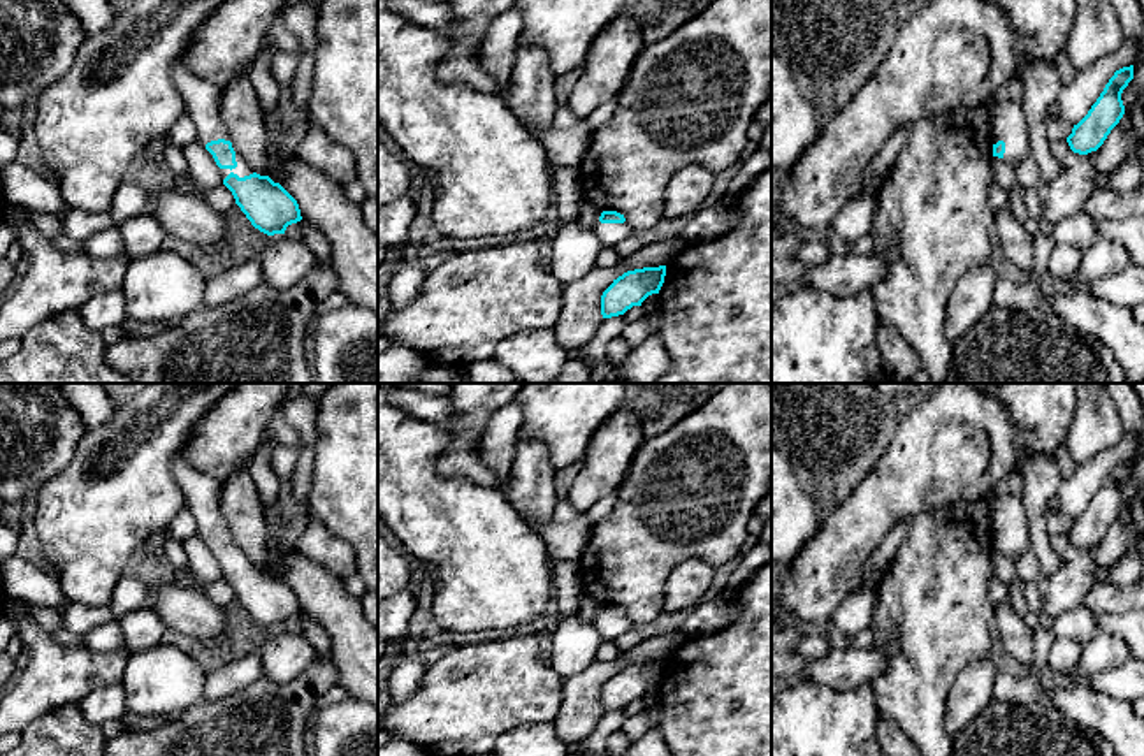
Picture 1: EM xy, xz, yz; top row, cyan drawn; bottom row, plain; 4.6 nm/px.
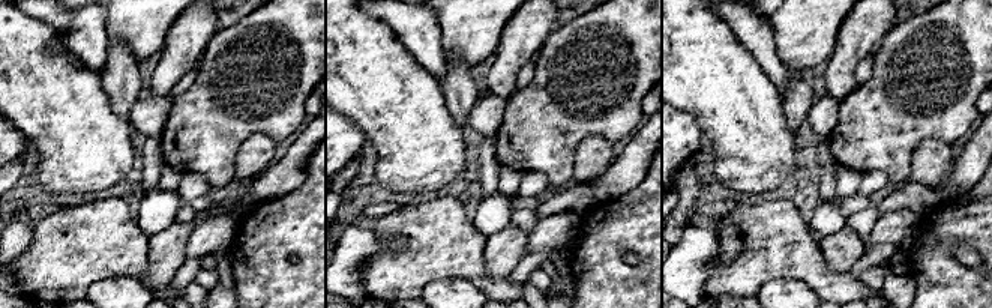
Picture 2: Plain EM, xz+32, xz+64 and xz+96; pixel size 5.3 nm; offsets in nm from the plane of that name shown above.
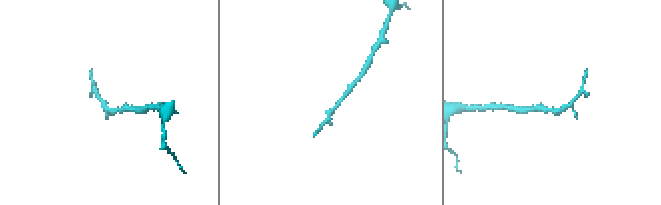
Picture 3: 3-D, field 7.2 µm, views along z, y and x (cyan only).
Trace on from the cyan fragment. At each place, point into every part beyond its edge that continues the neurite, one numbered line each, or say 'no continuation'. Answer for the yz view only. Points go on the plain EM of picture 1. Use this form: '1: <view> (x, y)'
1: yz (1009, 517)

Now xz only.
1: xz (610, 628)

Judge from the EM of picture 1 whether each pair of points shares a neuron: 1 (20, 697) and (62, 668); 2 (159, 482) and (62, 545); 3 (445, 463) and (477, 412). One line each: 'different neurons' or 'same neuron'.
1: same neuron
2: same neuron
3: same neuron

